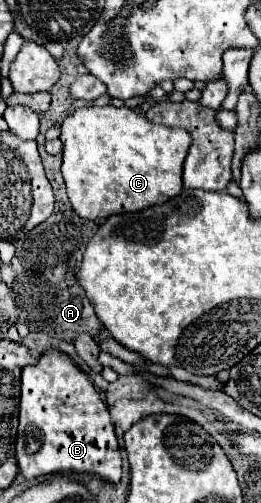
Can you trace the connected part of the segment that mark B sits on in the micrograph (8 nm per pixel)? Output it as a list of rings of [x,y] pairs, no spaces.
[[[47,348],[33,366],[23,368],[21,376],[21,406],[19,406],[19,432],[17,432],[17,462],[19,474],[27,480],[57,474],[57,472],[93,472],[113,484],[121,480],[121,450],[107,404],[97,394],[89,376],[59,350]]]

